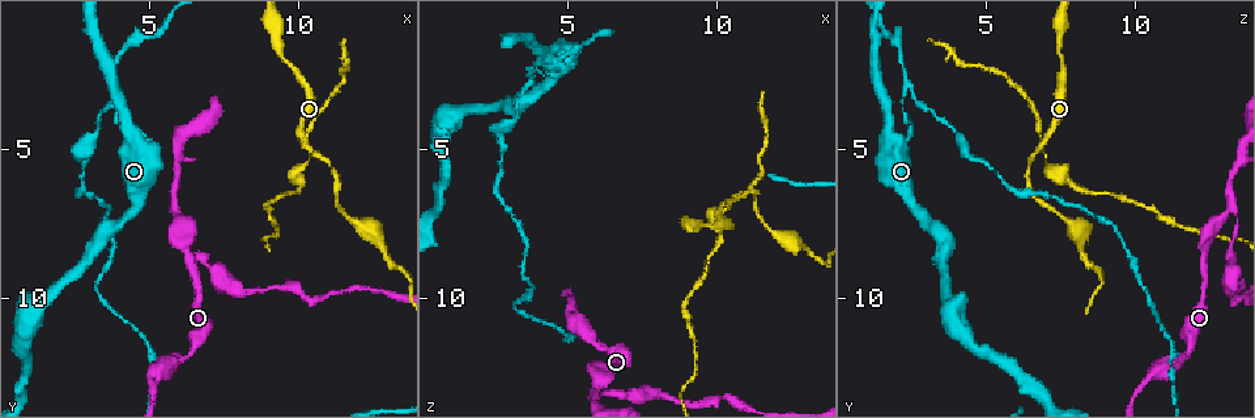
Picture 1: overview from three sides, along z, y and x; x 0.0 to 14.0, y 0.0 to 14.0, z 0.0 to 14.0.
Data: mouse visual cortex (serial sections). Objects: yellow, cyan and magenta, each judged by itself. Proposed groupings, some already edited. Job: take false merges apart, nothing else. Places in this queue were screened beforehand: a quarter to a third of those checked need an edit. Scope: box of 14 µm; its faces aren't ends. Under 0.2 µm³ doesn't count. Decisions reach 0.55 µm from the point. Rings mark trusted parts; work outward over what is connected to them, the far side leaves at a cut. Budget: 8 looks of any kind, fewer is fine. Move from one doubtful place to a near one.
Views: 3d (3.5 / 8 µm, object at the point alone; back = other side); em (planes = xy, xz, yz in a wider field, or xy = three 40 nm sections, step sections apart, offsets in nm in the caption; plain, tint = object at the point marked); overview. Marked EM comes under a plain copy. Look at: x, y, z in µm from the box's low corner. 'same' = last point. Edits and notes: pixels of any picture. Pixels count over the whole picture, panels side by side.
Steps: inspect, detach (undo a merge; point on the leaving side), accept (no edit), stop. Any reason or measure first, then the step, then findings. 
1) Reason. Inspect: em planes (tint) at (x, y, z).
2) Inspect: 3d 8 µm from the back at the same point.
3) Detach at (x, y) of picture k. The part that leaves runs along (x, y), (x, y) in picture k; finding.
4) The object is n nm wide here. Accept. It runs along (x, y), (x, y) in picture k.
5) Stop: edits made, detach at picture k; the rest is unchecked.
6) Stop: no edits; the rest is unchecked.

Calibre changes. Inspect: 3d 3.5 µm at (5.9, 7.0, 13.2).

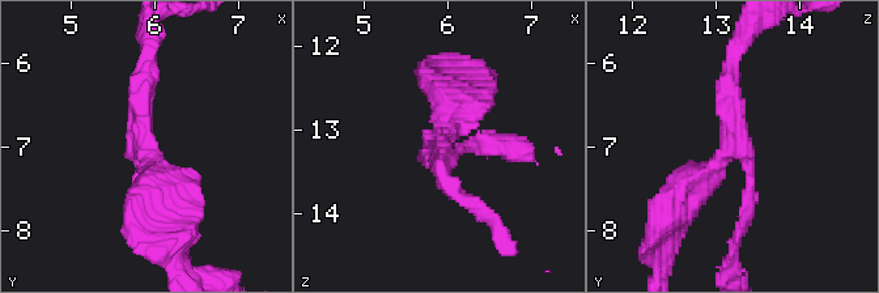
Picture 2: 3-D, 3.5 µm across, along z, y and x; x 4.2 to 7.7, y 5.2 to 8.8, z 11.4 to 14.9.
3 arms meet here; the arms are 150, 250, 400 nm wide; now the EM. Inspect: em planes (tint) at (5.90, 7.05, 13.20).

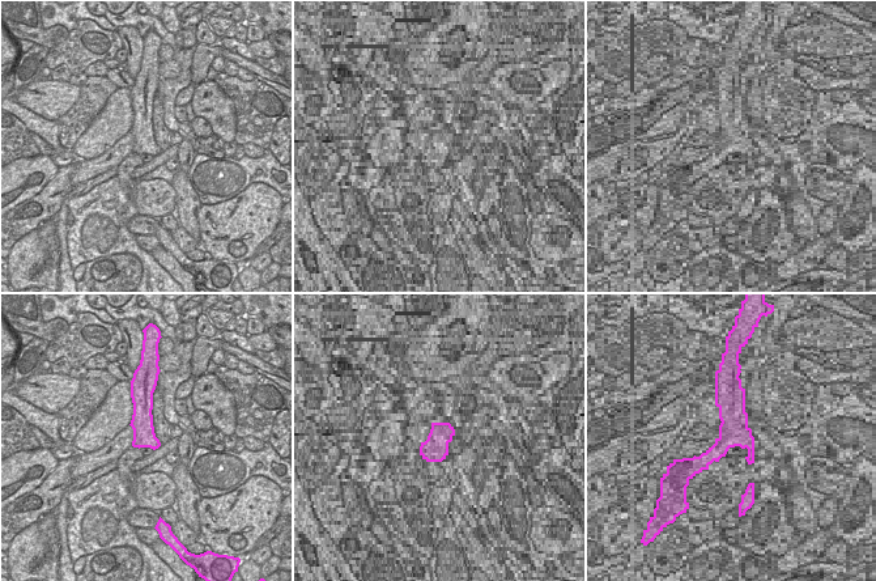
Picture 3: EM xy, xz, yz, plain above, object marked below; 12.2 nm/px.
Inspect: em xy step 3 (tint) at the same point.

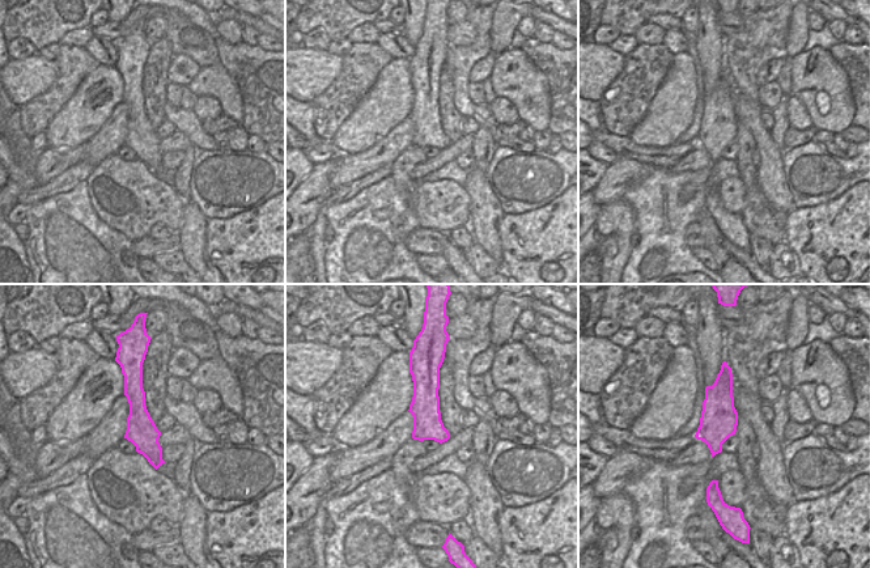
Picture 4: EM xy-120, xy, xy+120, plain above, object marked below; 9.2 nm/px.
Accept. It runs along (466, 97), (429, 165), (449, 157) in picture 2; all the same cell.

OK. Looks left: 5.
Calibre changes. Inspect: 3d 3.5 µm at (10.2, 4.8, 6.9).

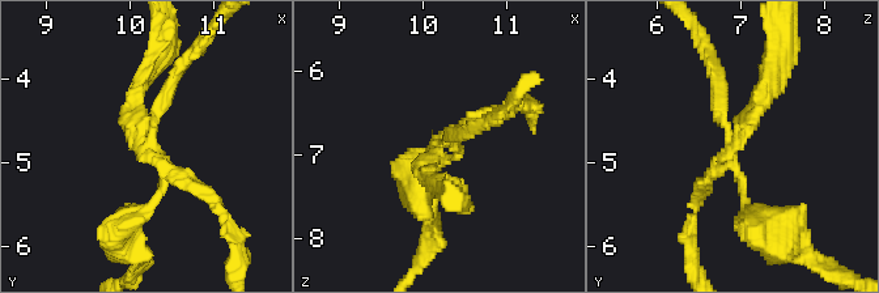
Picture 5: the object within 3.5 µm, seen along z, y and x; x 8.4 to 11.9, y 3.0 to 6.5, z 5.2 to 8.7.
Need the tissue. Inspect: em xy step 5 (tint) at (10.20, 4.85, 6.85).

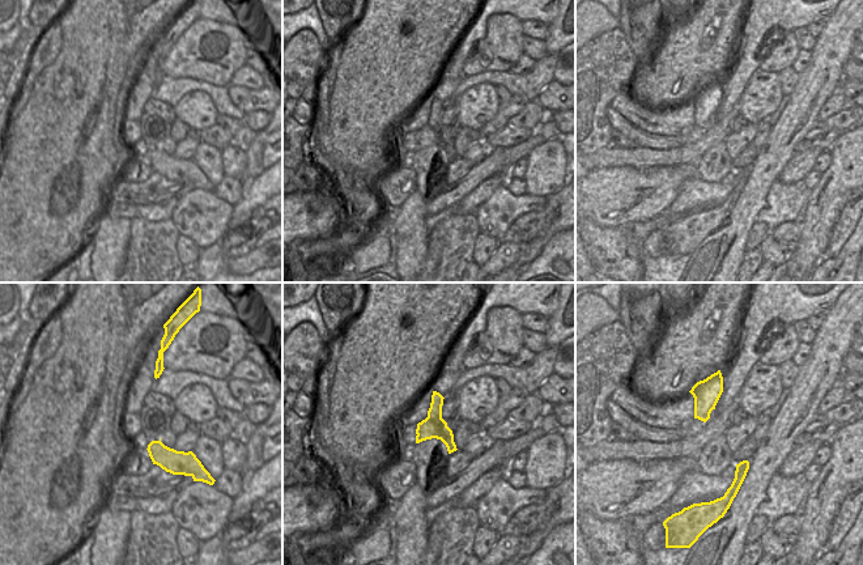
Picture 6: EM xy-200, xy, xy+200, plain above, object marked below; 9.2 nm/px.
Inspect: em planes (tint) at the same point.

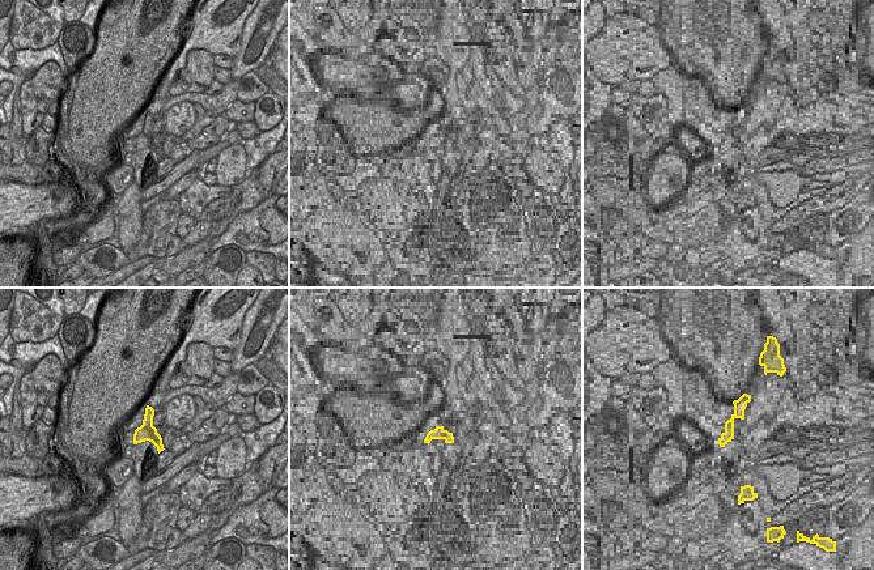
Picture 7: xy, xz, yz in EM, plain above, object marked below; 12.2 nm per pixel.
Detach at (168, 94) of picture 5. The part that leaves runs along (729, 164), (746, 208), (782, 245) in picture 5; a second cell is stuck on.

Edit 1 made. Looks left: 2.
Stop: edits made, detach at picture 5; the rest is unchecked.

